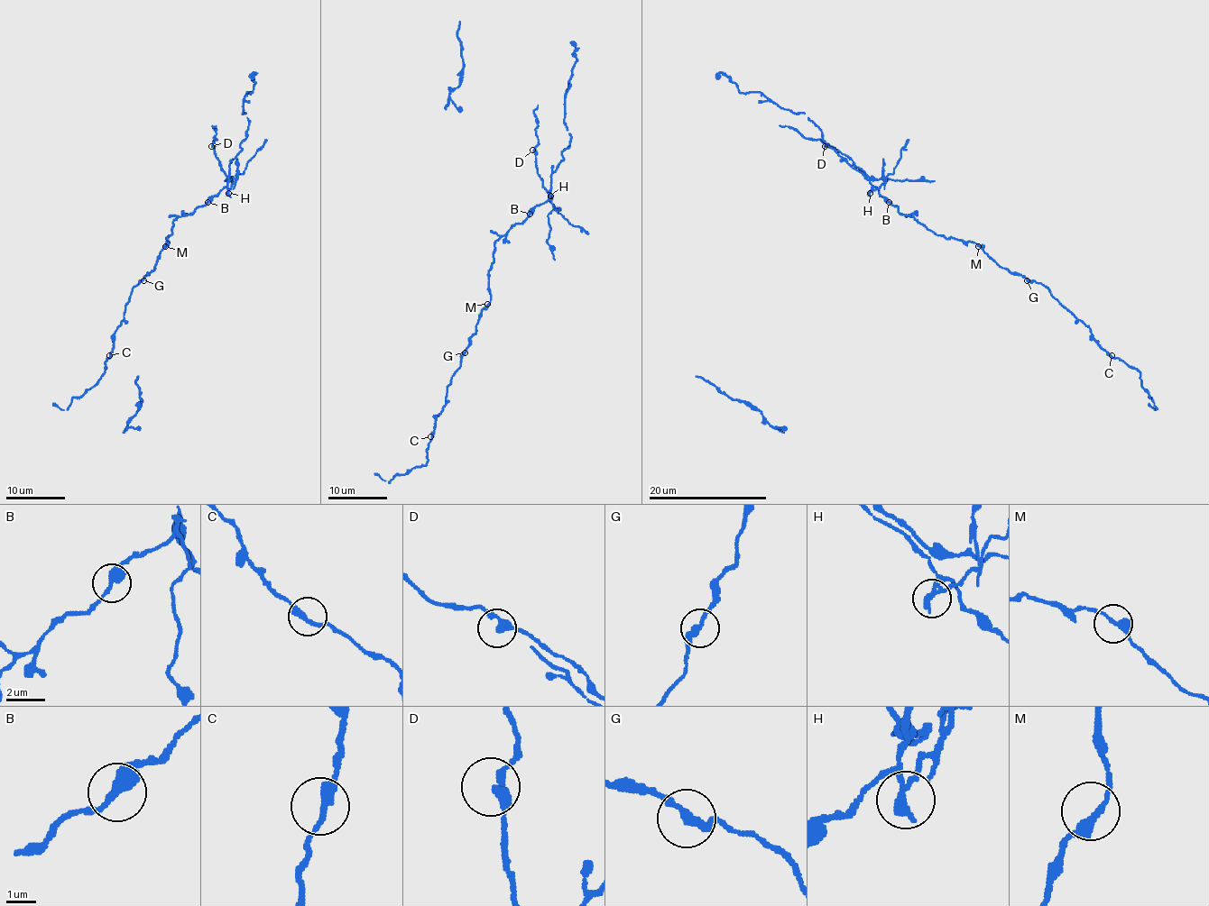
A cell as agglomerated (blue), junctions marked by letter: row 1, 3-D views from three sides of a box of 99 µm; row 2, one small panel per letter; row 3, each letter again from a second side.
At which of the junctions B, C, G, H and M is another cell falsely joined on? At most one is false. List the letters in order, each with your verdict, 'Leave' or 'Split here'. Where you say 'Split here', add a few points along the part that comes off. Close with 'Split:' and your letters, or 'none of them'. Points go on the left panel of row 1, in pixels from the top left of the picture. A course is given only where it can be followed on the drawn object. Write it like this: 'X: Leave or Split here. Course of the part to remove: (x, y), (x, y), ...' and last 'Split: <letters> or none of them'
B: Leave
C: Leave
G: Leave
H: Split here. Course of the part to remove: (229, 193), (232, 181), (221, 169), (214, 153), (216, 131), (213, 126), (216, 125)
M: Leave
Split: H

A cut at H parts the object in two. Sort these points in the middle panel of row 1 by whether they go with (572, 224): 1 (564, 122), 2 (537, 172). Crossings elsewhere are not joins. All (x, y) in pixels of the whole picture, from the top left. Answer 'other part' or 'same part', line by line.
1: other part
2: same part

